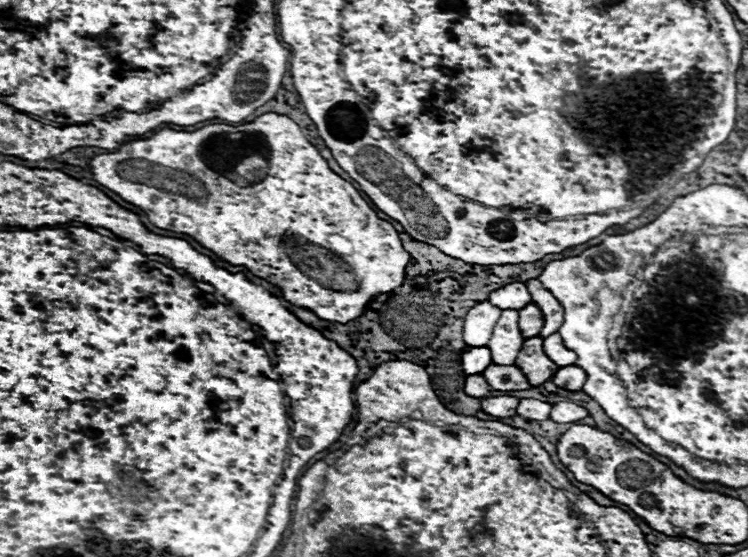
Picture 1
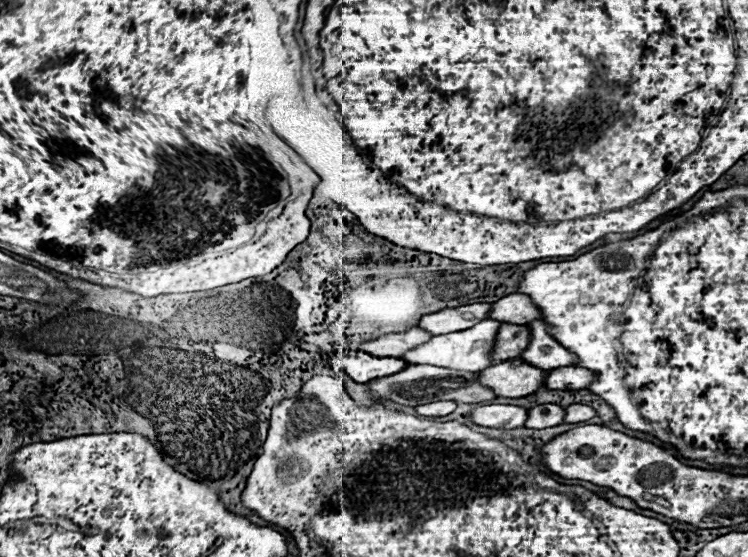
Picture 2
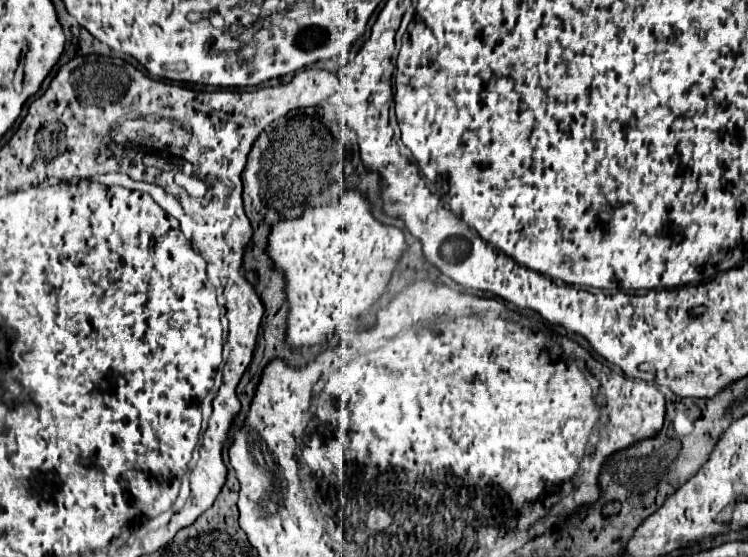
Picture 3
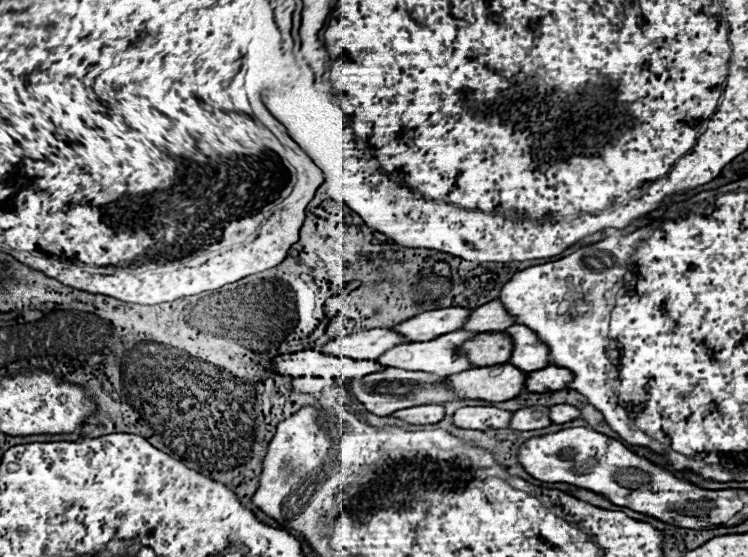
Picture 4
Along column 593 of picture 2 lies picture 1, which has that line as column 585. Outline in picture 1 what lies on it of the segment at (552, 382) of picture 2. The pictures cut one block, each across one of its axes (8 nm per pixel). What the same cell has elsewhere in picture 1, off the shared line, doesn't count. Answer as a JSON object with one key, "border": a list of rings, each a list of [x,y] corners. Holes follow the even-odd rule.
{"border":[[[564,366],[554,374],[552,382],[560,388],[576,392],[576,390],[582,390],[582,386],[586,382],[586,372],[578,370],[578,366]]]}

